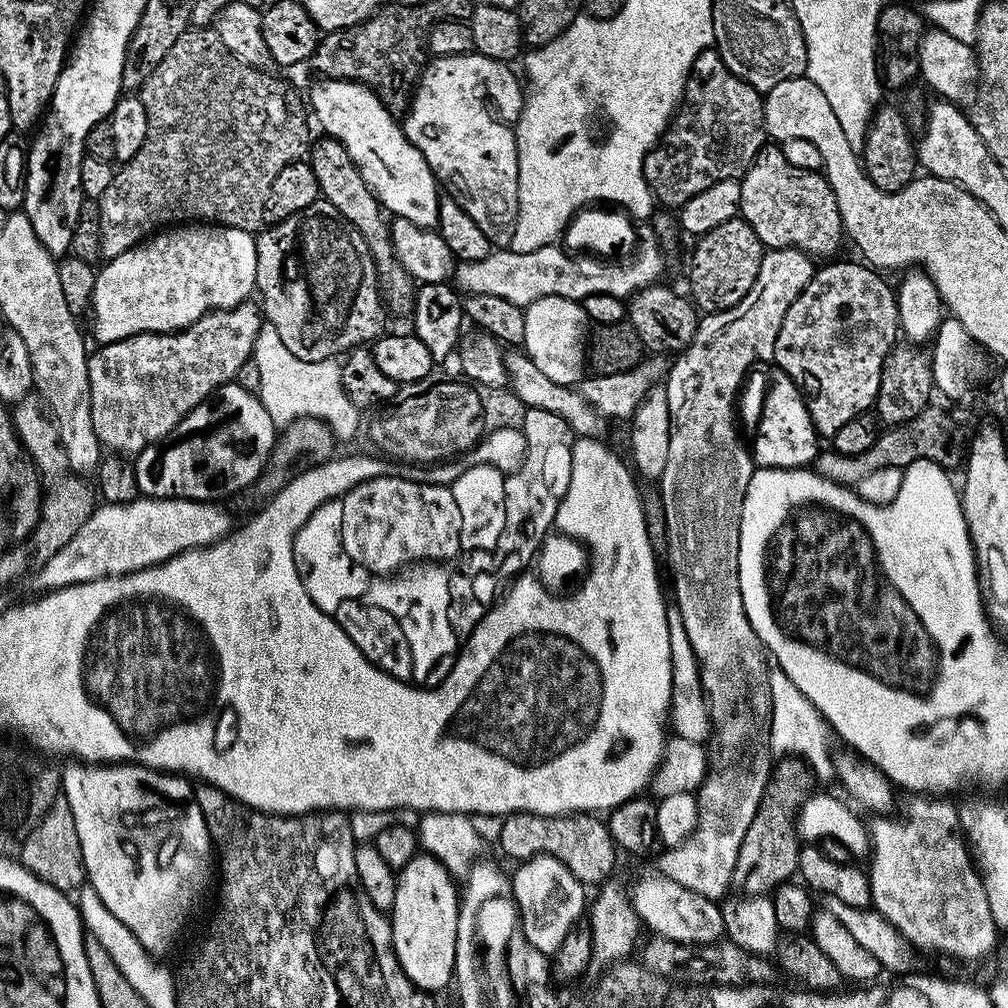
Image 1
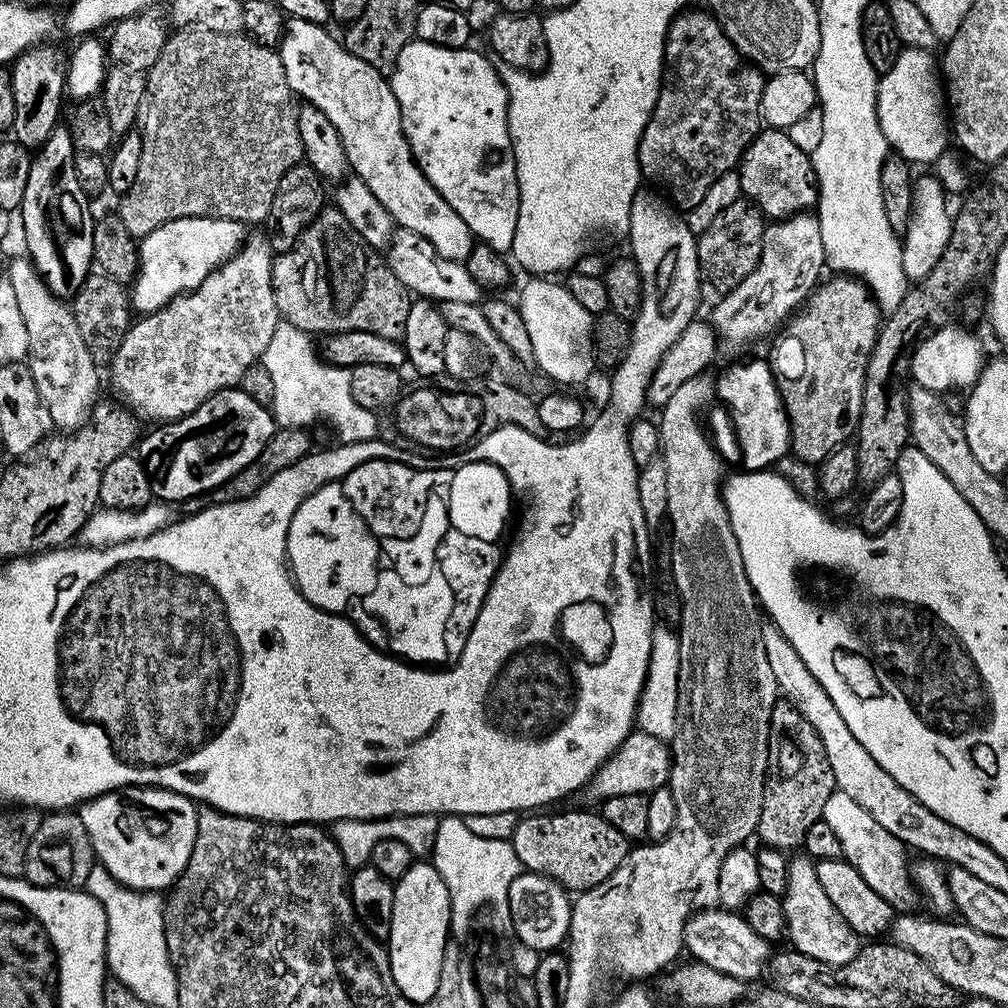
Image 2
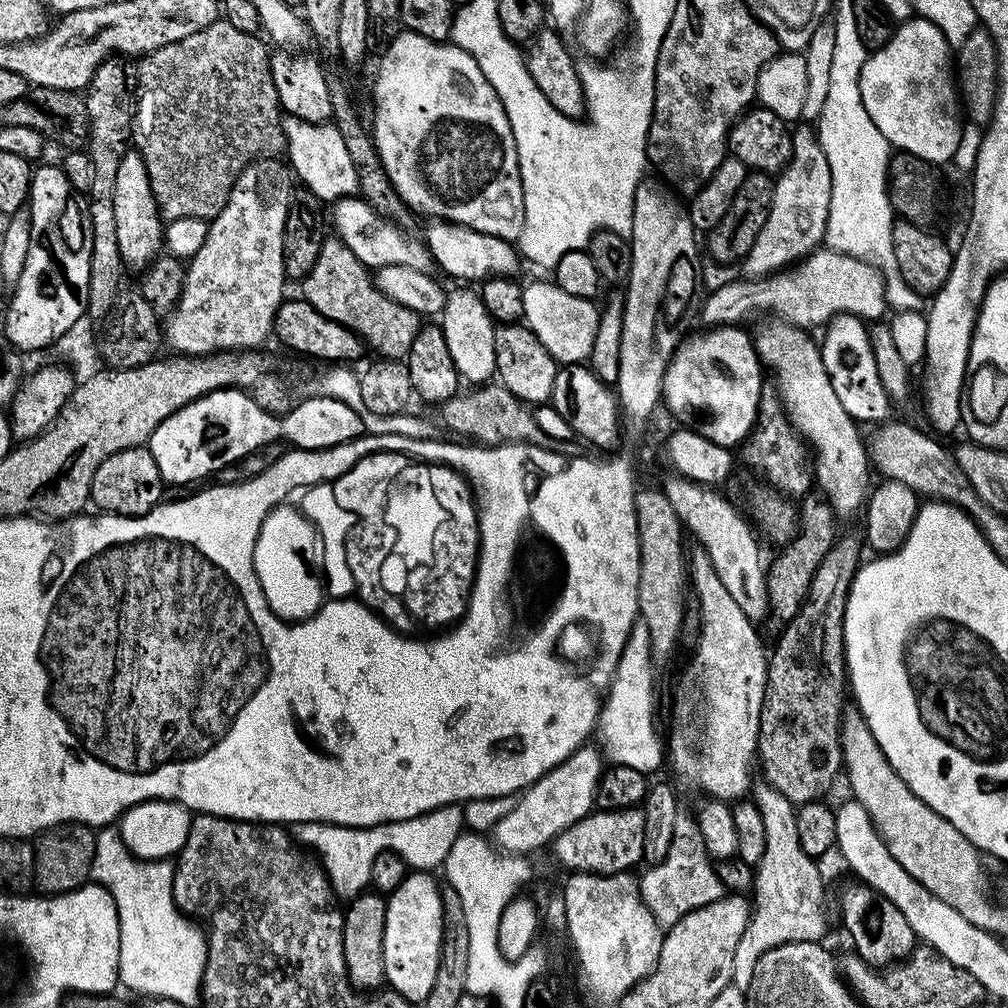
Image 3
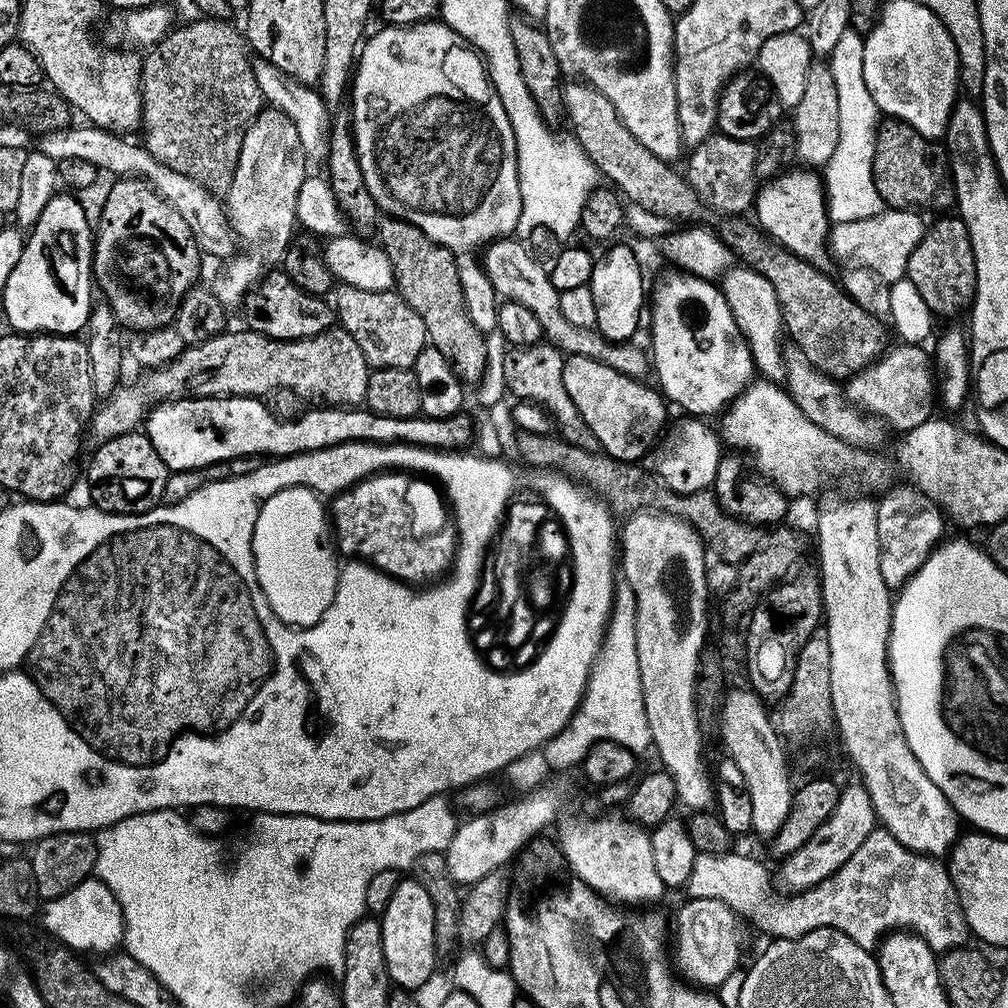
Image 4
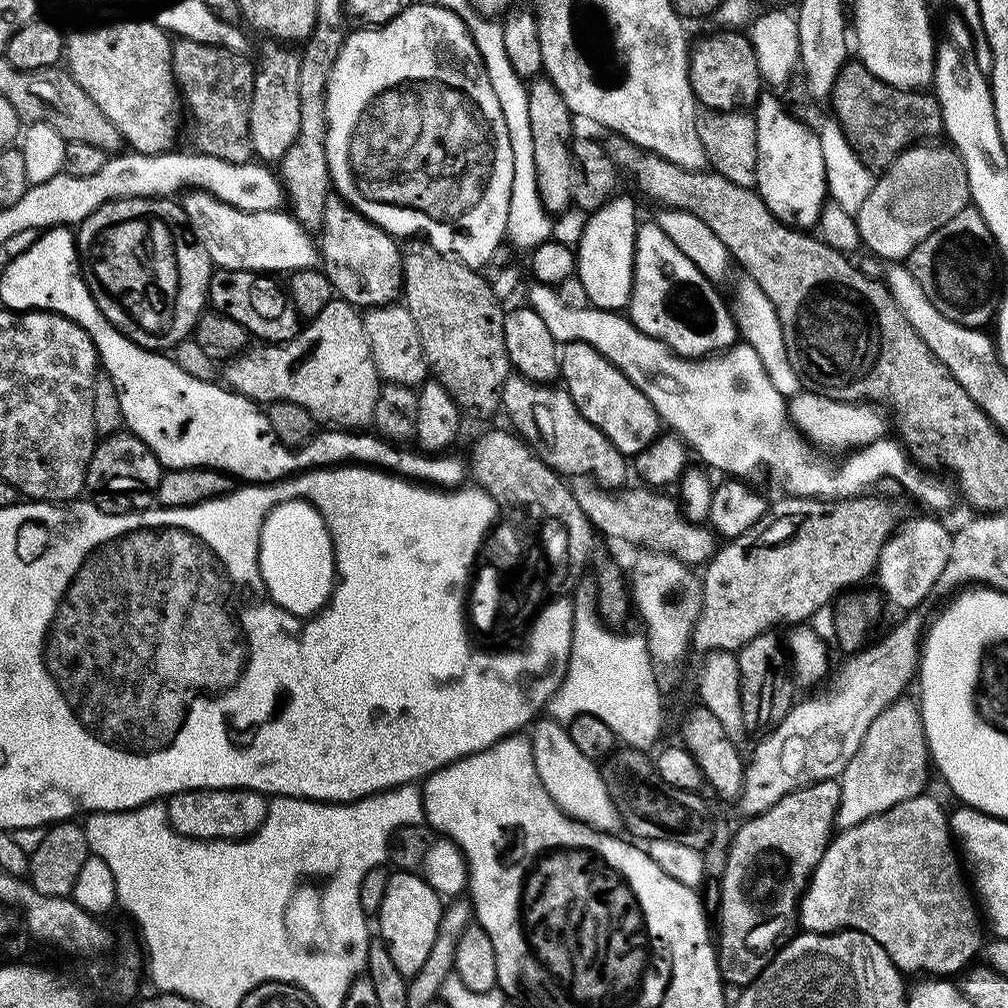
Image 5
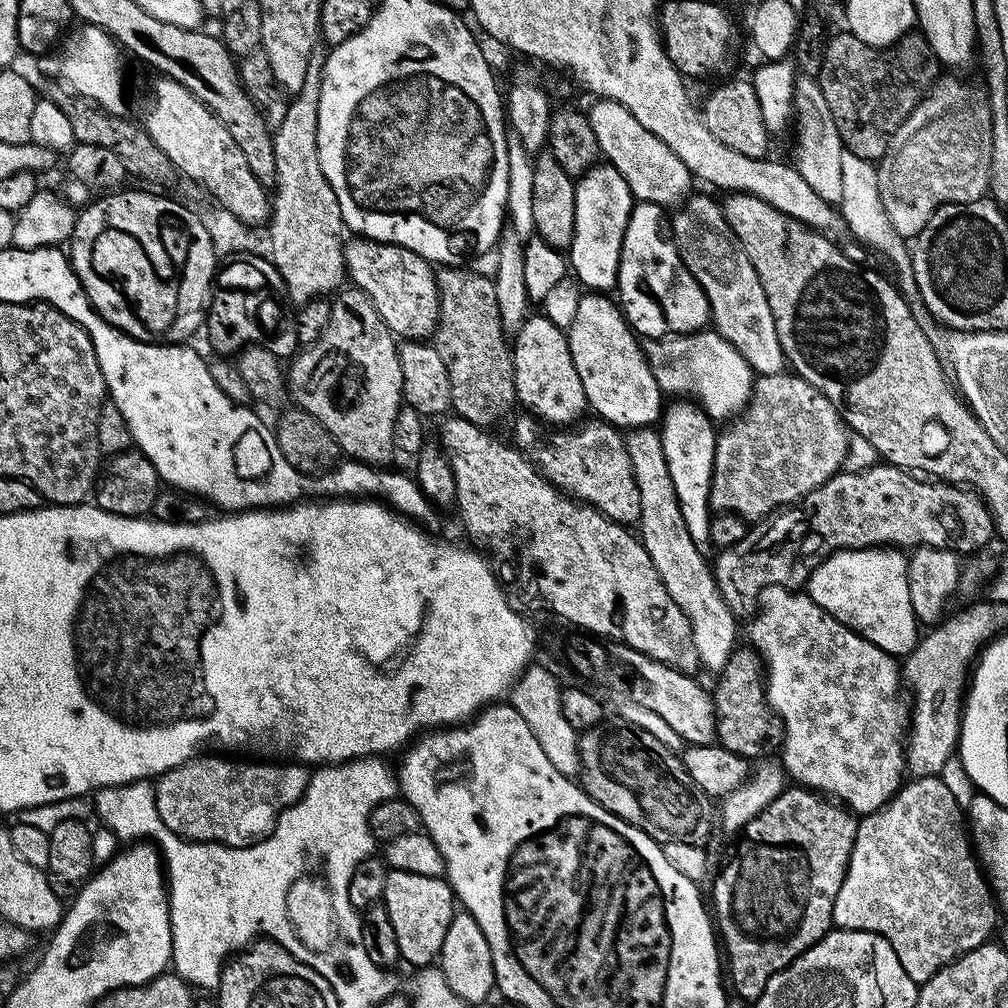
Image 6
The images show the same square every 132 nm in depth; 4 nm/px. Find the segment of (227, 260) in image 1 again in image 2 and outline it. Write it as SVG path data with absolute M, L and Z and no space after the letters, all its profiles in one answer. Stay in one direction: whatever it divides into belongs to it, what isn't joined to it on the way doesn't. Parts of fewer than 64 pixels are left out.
M178 218L158 226L150 235L143 237L138 244L138 267L130 284L130 303L137 313L147 314L165 308L175 296L192 292L209 274L229 260L246 239L245 225L236 220L222 218Z

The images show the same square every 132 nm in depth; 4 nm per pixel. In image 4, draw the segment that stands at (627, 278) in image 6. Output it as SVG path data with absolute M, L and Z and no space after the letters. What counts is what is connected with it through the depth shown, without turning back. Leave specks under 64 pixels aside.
M672 270L672 273L670 273L669 276L664 276L661 278L660 281L657 282L656 289L654 289L653 292L651 289L650 308L651 308L651 304L652 304L652 352L651 352L651 348L650 348L650 364L651 364L651 367L654 369L654 376L655 376L655 372L656 372L657 382L655 381L655 383L658 385L659 391L662 393L665 401L667 401L667 403L672 406L675 406L675 404L677 404L677 406L680 407L682 411L684 411L681 413L687 414L689 417L692 417L692 418L712 418L712 417L708 417L708 416L714 415L713 417L715 417L717 414L723 413L724 409L727 408L728 405L731 404L732 401L735 400L736 397L739 396L740 393L743 392L744 389L747 388L748 385L751 384L754 379L754 365L752 363L752 352L750 349L748 349L748 343L746 342L746 338L738 330L738 322L734 318L734 314L732 313L732 311L730 310L730 306L726 302L726 298L724 297L723 291L721 291L721 289L719 287L717 287L717 285L715 283L713 283L713 281L703 280L701 277L688 275L688 273L685 271Z

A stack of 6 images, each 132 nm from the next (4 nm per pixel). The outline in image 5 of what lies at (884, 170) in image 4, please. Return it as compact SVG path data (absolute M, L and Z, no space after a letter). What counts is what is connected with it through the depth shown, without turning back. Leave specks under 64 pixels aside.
M861 62L852 63L845 63L838 74L832 87L830 105L836 111L835 123L846 134L846 142L850 142L854 154L858 154L869 172L883 172L905 148L943 133L944 123L935 95L924 90L895 88L875 77Z

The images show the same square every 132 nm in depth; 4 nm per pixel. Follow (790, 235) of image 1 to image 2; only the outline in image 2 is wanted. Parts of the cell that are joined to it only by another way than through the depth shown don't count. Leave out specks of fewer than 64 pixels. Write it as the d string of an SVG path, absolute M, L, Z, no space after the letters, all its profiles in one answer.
M761 127L760 133L752 139L744 152L738 171L741 193L755 203L765 217L773 221L794 216L798 212L808 212L815 209L818 203L812 157L809 153L798 150L798 146L794 146L794 141L783 128Z

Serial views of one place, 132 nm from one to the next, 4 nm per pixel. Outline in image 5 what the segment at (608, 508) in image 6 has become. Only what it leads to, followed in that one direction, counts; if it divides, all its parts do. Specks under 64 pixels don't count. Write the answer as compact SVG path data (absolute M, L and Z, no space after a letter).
M511 374L501 388L500 402L503 411L508 411L512 419L511 427L525 444L535 445L536 436L540 439L538 455L545 464L549 464L555 472L565 477L588 476L596 481L602 488L619 489L630 476L630 464L626 457L620 453L586 418L576 409L574 398L570 398L567 388L551 383L537 384L535 380L528 380L525 376Z

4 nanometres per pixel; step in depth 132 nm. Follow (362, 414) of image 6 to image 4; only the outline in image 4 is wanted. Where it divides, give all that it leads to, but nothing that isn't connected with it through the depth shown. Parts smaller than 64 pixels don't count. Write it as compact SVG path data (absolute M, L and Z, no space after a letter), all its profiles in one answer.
M333 326L327 332L305 340L272 340L260 332L243 331L225 330L201 344L189 344L184 352L178 354L178 358L174 358L169 364L145 371L141 380L136 380L133 384L121 382L110 395L99 401L98 407L93 411L90 417L90 436L93 436L96 442L103 442L118 438L119 435L126 435L128 432L135 432L145 423L149 411L157 404L185 398L194 400L211 396L264 398L269 392L285 388L294 390L294 394L298 394L306 402L319 402L324 406L364 404L370 365L366 362L362 350L358 350L358 342L354 342L354 338L350 338L350 334L343 328Z

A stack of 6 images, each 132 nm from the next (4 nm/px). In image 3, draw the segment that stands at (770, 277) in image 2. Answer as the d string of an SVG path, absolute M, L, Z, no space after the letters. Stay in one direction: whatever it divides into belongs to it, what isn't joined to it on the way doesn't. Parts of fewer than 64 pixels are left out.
M812 126L804 127L808 128L800 128L797 132L795 129L791 133L792 157L775 177L769 217L759 231L758 238L754 239L748 255L742 260L745 277L767 278L795 265L824 244L832 189L830 162L826 162L817 129Z

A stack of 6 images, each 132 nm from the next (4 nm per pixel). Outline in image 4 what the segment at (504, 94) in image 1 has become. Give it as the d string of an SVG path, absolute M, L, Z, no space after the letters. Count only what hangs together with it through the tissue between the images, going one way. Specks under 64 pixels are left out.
M439 19L427 20L425 24L384 26L381 29L381 32L376 32L373 36L371 33L363 41L354 65L354 75L350 80L352 143L356 145L358 166L362 166L362 178L366 178L366 190L370 190L377 209L381 213L412 223L434 243L451 248L456 254L468 252L471 248L479 249L481 246L487 246L493 240L511 237L516 232L522 214L514 130L510 126L510 118L506 118L506 110L502 110L502 102L488 78L488 70L480 53Z

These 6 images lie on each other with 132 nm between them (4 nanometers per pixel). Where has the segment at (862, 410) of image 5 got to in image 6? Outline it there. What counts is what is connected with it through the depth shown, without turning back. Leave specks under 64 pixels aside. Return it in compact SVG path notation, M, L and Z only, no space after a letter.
M788 370L756 376L747 404L739 415L719 429L709 492L711 507L716 512L733 512L743 520L755 522L772 515L781 506L803 501L818 486L841 471L848 454L849 439L836 405L830 403L817 388L810 386L810 382Z

